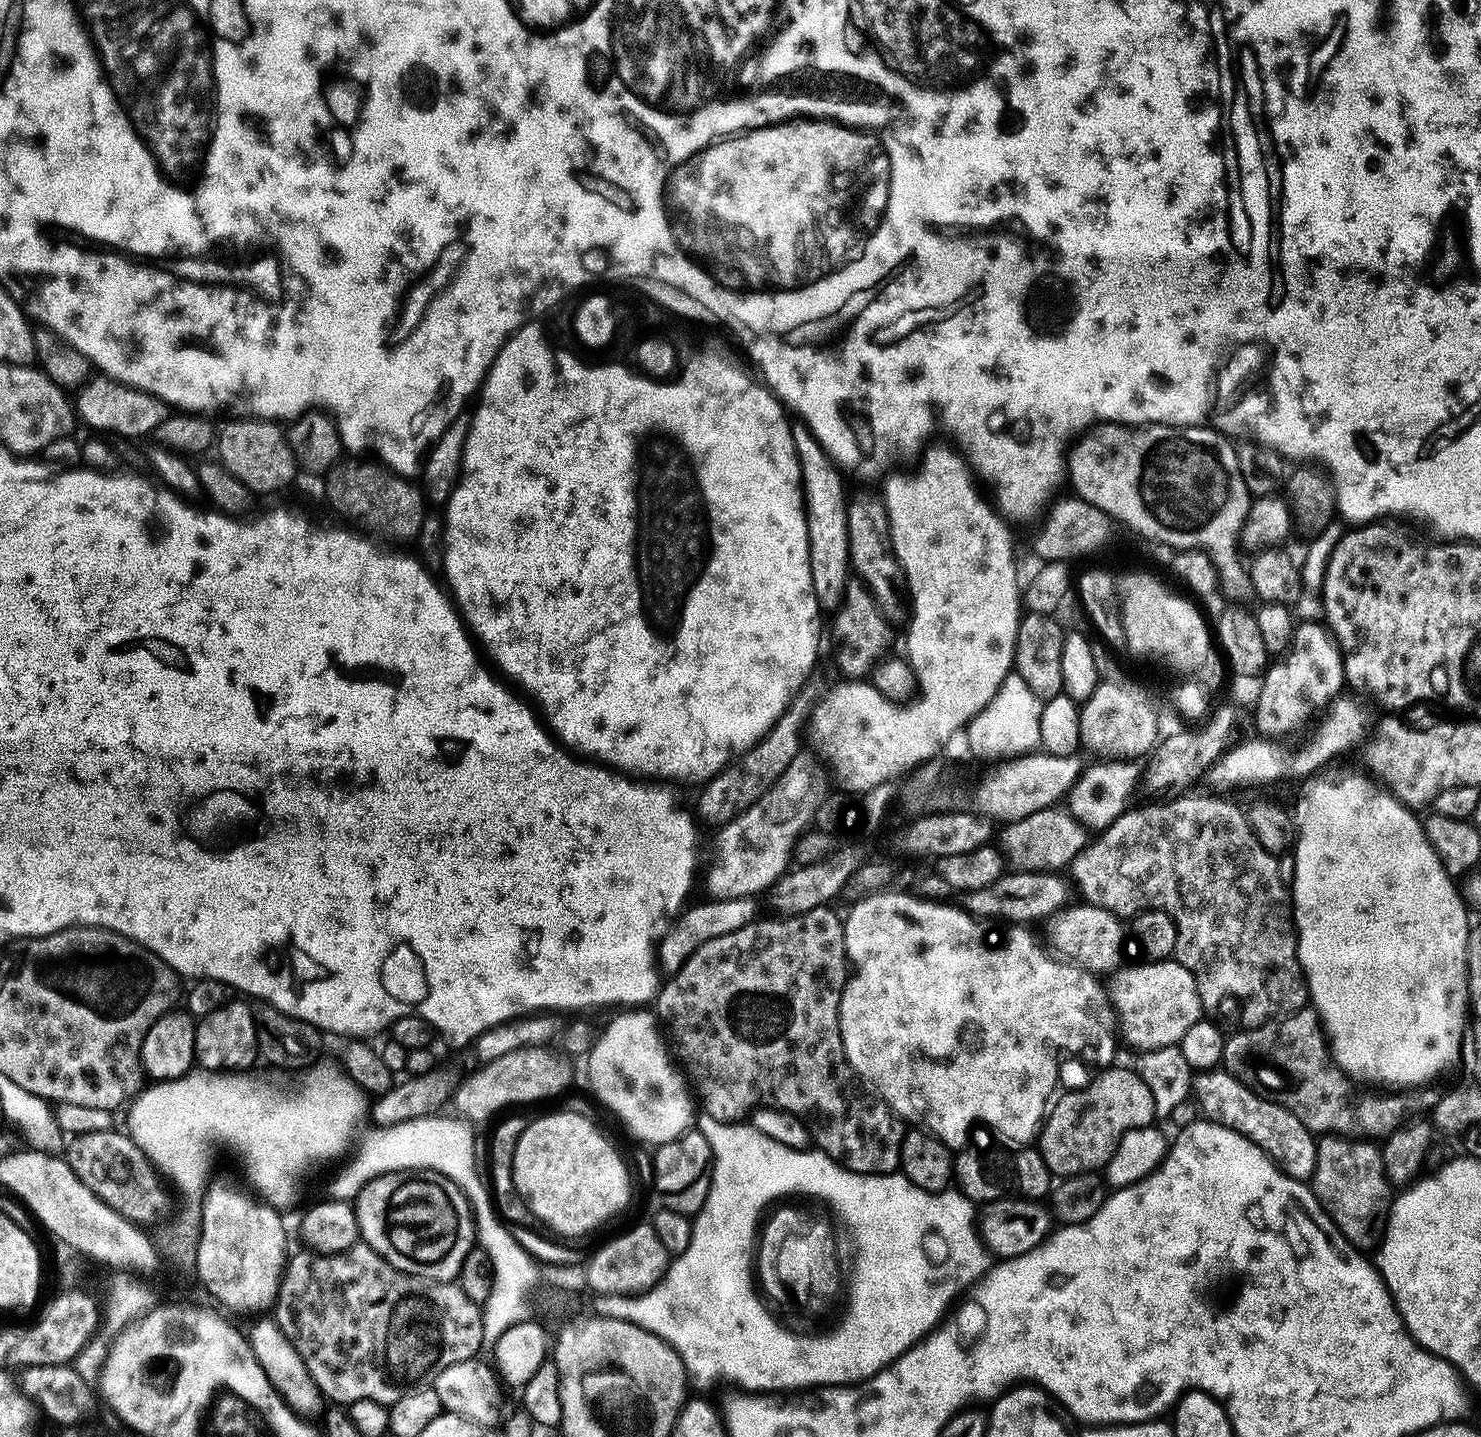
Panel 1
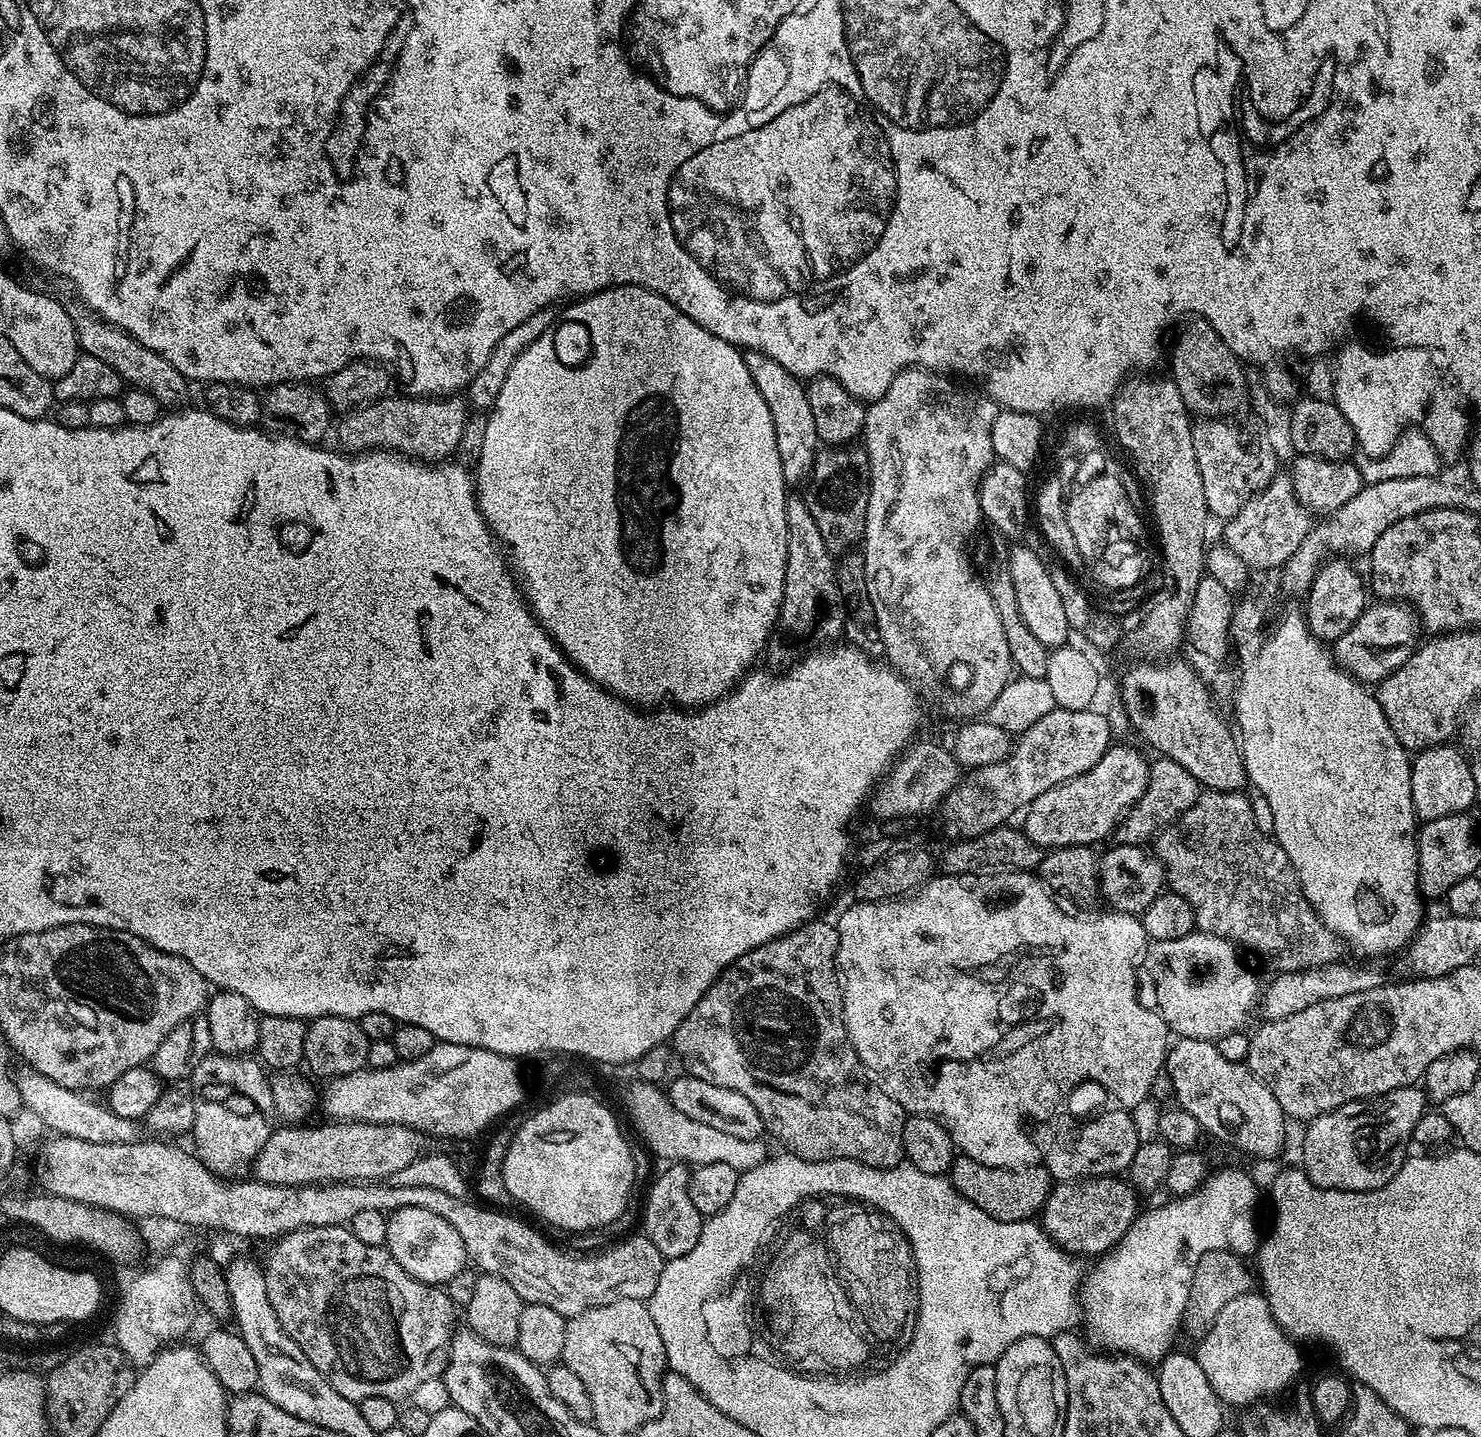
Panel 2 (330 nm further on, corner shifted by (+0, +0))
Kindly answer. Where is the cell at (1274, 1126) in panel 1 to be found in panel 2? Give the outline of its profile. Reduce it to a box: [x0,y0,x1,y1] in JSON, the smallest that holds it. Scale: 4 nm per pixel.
[1166,1039,1286,1156]

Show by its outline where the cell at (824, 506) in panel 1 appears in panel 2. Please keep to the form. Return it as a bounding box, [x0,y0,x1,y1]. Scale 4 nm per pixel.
[743,351,821,485]

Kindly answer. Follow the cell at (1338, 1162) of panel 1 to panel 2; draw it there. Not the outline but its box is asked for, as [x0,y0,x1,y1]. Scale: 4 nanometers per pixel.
[1304,1086,1426,1192]

